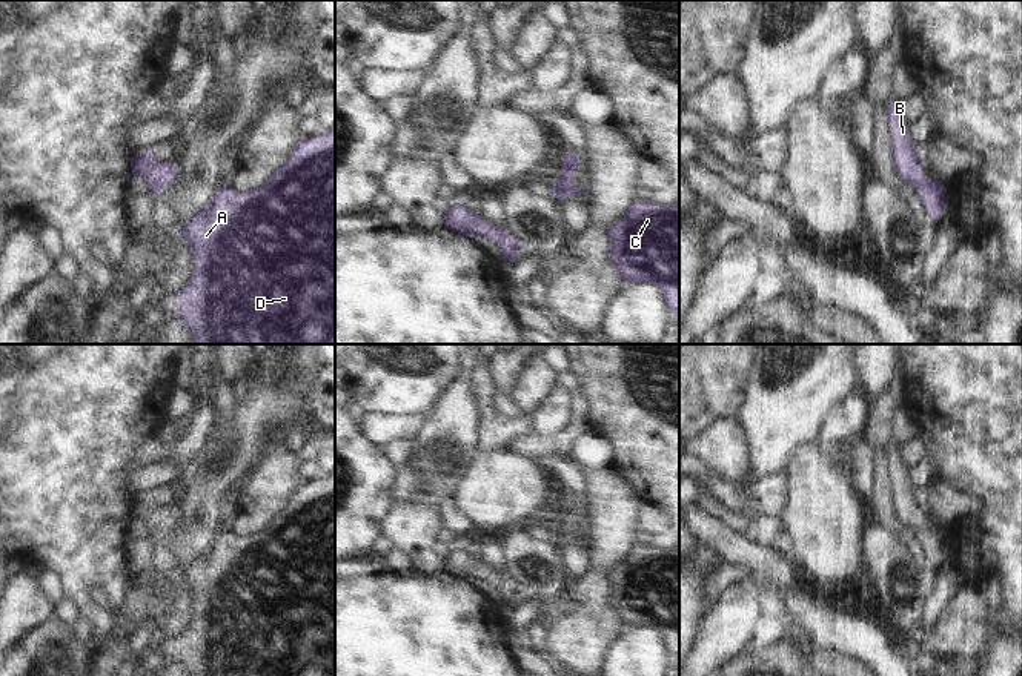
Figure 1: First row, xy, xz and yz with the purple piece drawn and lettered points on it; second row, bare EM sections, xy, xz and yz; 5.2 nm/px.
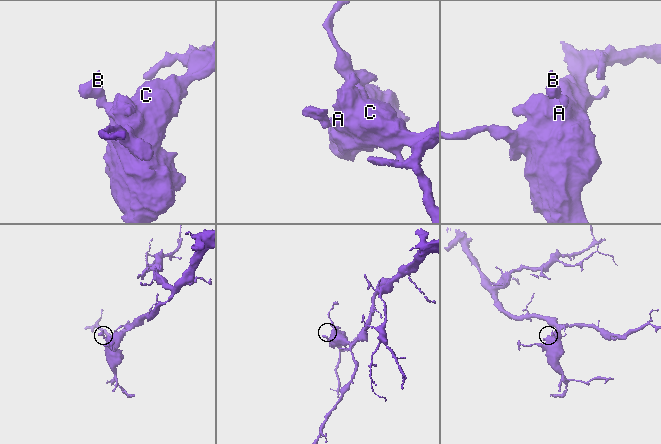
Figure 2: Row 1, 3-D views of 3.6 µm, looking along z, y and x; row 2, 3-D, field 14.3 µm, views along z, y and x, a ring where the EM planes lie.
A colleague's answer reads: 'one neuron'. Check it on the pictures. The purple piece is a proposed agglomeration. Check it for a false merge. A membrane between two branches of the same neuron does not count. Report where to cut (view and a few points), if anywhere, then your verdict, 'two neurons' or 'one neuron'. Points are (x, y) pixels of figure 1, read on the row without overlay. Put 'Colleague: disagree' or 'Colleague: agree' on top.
Colleague: agree
no cut; one neuron

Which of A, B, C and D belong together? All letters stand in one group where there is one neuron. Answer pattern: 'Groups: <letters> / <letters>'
Groups: A B C D

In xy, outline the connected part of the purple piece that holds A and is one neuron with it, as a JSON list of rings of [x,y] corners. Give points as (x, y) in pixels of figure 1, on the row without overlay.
[[[335,473],[303,481],[287,504],[255,535],[240,536],[223,529],[207,552],[184,567],[180,579],[191,593],[192,619],[175,636],[177,661],[189,676],[335,676]]]

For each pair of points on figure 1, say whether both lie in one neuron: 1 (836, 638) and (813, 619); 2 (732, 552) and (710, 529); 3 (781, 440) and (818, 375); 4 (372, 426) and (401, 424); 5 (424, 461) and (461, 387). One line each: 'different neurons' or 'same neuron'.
1: same neuron
2: same neuron
3: same neuron
4: same neuron
5: same neuron

